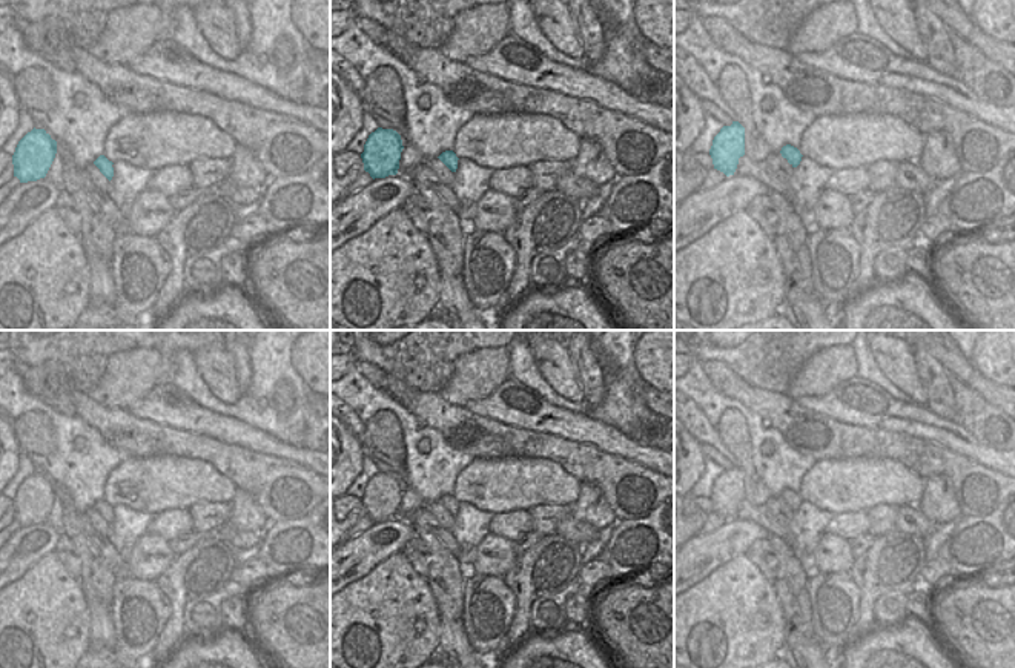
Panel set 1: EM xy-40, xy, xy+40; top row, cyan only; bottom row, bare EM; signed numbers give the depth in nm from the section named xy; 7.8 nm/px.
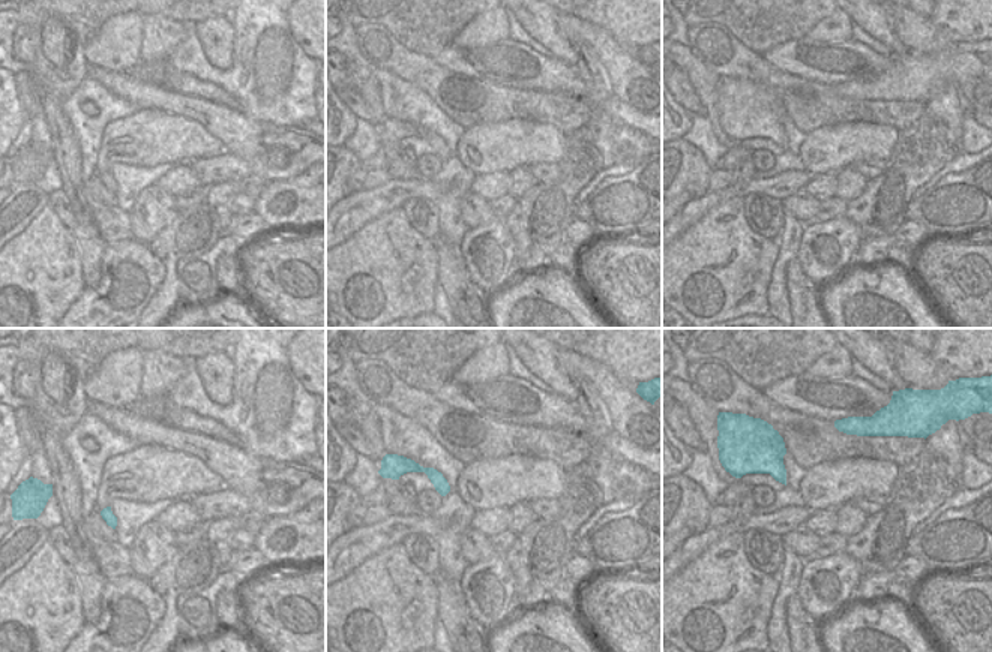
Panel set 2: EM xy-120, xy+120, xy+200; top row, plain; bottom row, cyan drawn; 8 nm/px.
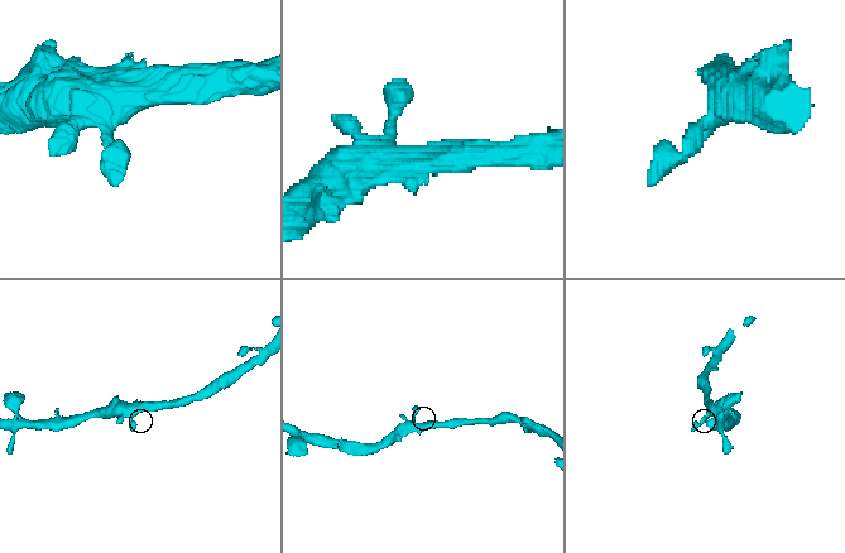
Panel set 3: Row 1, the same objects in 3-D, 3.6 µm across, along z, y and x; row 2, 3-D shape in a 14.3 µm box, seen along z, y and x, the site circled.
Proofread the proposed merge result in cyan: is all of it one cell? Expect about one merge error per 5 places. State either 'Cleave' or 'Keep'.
Keep

